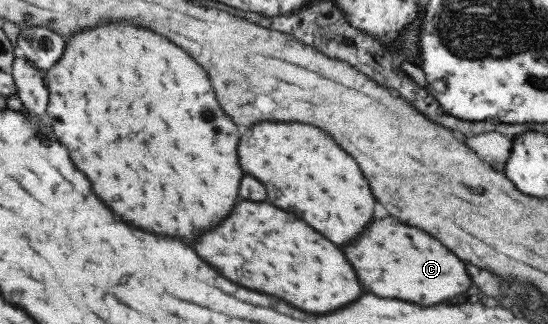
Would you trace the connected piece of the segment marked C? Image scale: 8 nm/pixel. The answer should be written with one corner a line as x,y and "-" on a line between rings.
394,217
376,219
366,227
366,233
354,241
354,245
342,247
346,259
354,267
364,291
378,297
418,301
414,305
434,305
436,301
446,301
468,289
470,277
460,265
458,257
450,253
440,241
432,239
420,229
408,227

